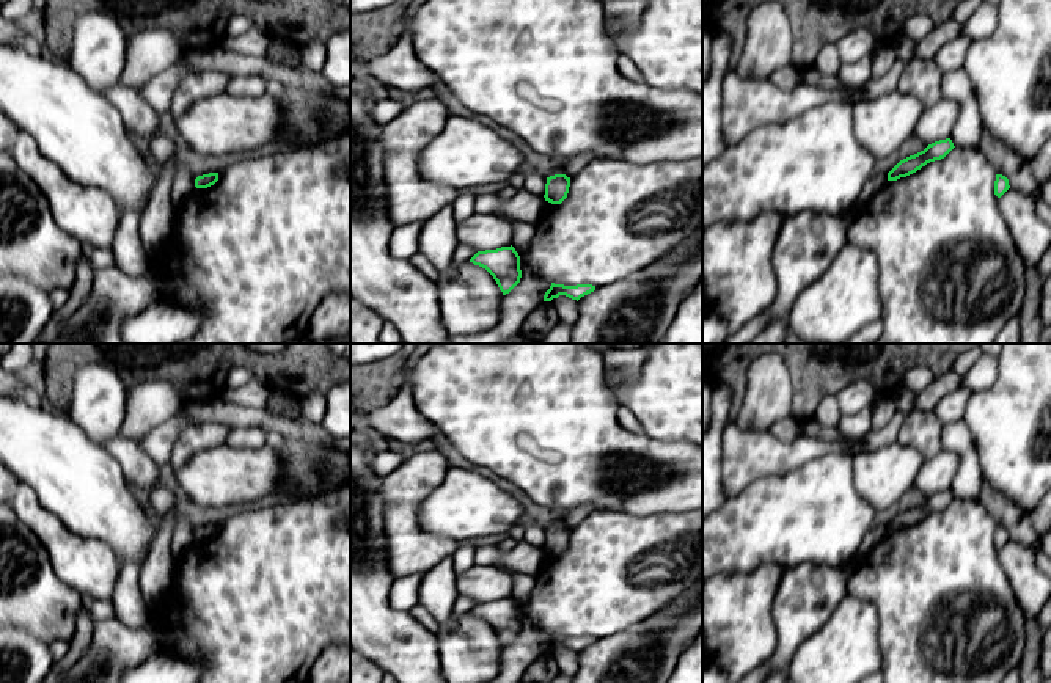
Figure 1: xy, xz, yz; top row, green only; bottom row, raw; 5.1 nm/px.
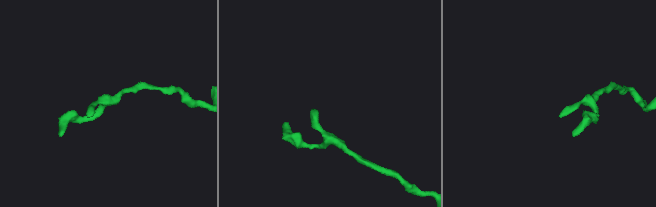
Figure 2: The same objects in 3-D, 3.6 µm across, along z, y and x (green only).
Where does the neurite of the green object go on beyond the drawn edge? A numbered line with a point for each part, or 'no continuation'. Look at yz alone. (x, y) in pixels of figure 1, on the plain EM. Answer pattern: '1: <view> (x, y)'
no continuation

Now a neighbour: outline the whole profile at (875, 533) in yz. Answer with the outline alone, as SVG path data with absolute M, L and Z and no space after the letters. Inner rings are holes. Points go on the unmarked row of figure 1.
M872 526L870 531L864 535L861 546L858 550L856 559L862 559L873 548L873 545L888 534L888 526Z

